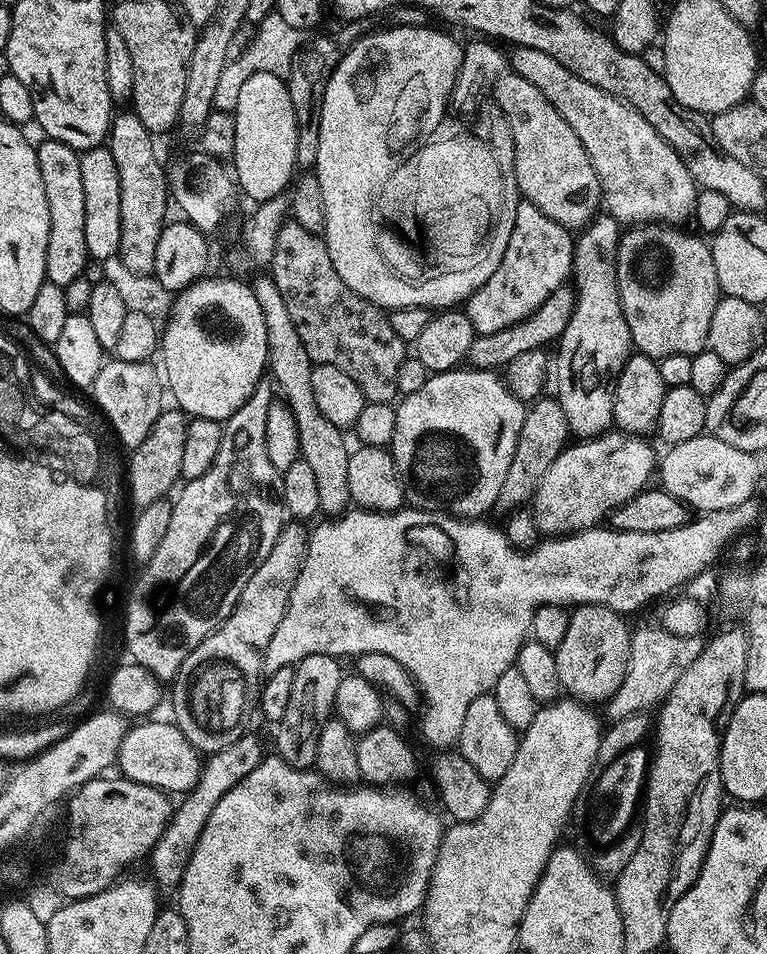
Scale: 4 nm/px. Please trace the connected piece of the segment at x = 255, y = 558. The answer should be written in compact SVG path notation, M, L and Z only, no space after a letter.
M265 378L258 382L258 386L254 386L254 394L250 394L250 398L246 398L246 402L242 402L242 406L236 413L229 420L223 421L222 446L218 446L218 454L214 457L214 466L210 466L210 470L206 470L206 474L202 474L202 478L187 481L183 485L184 489L181 487L175 493L177 496L176 498L174 496L171 501L170 526L167 527L166 534L163 535L162 542L159 543L154 556L143 565L144 573L137 578L136 585L133 586L132 593L128 596L128 609L124 612L124 644L128 647L129 654L132 655L129 657L146 670L150 670L150 674L154 674L161 682L175 680L176 672L182 666L182 662L186 662L188 655L232 613L238 598L242 598L242 589L246 586L246 582L250 582L254 570L258 570L262 566L262 562L266 562L266 554L270 554L270 550L274 550L274 542L278 542L280 531L285 526L286 513L282 500L284 478L282 473L274 468L269 455L266 454L266 416L270 414L270 406L273 402L274 384L271 379Z

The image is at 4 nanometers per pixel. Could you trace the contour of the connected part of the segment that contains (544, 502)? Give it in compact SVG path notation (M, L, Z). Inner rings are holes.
M609 430L564 447L536 487L534 515L541 533L563 536L597 527L613 508L649 487L648 479L658 468L658 452L648 442L642 436Z

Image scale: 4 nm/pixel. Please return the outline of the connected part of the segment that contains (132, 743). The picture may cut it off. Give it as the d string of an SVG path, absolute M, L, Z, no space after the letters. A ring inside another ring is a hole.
M156 719L133 723L136 725L125 731L120 753L116 756L119 775L125 780L152 786L169 794L189 792L200 777L201 757L176 729L175 723Z

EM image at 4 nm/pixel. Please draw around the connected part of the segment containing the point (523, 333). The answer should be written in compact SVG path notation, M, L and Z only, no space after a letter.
M567 283L558 286L558 290L554 290L554 294L550 294L550 298L546 298L546 302L538 306L538 310L522 318L522 322L514 322L514 326L506 326L506 330L494 330L494 334L477 335L468 351L467 363L474 368L500 370L510 362L514 362L518 354L526 354L526 350L538 350L555 345L570 322L570 314L574 314L575 305L575 287Z

